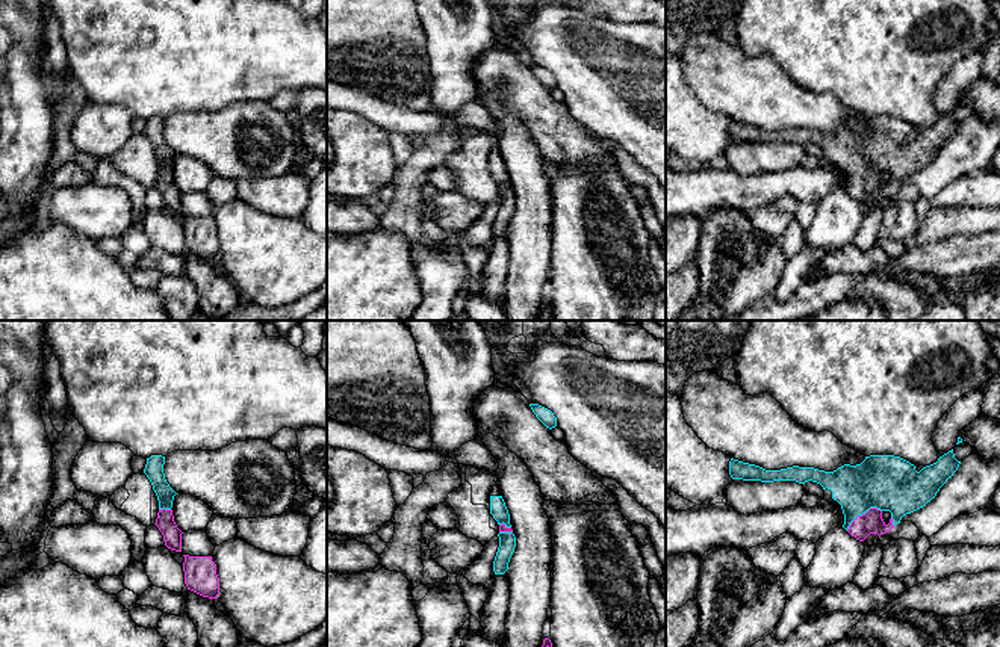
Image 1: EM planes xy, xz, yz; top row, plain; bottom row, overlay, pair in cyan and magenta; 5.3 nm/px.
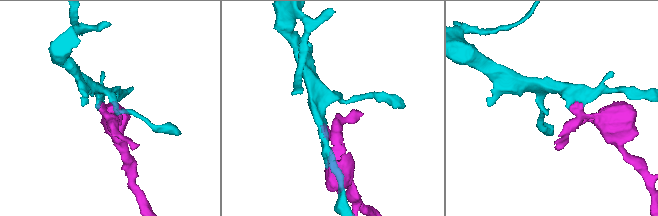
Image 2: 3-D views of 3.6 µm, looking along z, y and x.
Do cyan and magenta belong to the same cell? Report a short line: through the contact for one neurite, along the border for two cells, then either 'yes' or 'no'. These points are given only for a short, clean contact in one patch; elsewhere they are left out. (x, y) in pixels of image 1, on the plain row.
line yz (888, 144), (863, 174), (872, 183); yes

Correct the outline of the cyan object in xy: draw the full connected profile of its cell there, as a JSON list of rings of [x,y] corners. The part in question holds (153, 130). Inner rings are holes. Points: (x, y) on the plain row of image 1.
[[[151,116],[147,119],[144,135],[150,141],[159,162],[159,174],[156,187],[163,197],[165,207],[171,212],[182,213],[182,192],[177,189],[172,177],[172,162],[177,156],[165,141],[163,135],[165,118]]]

